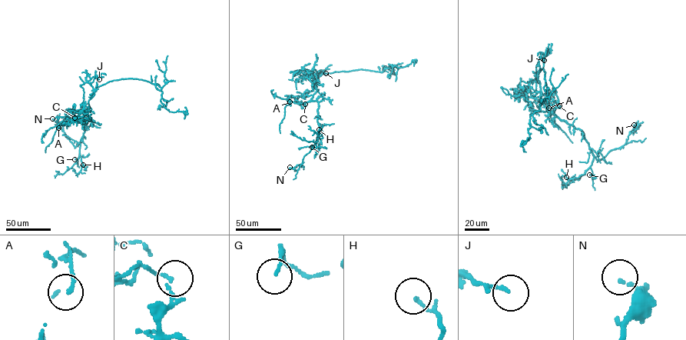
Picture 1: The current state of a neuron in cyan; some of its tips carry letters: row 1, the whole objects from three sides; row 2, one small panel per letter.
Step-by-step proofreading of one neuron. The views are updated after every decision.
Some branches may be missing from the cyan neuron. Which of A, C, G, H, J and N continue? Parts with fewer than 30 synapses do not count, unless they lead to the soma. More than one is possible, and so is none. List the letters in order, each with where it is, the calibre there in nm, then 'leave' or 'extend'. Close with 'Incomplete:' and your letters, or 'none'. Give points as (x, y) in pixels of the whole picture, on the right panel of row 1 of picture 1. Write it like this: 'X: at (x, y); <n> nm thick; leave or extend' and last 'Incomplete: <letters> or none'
A: at (548, 108); 130 nm thick; leave
C: at (559, 105); 80 nm thick; leave
G: at (589, 174); 100 nm thick; leave
H: at (566, 177); 80 nm thick; leave
J: at (544, 60); 130 nm thick; leave
N: at (634, 124); 120 nm thick; leave
Incomplete: none

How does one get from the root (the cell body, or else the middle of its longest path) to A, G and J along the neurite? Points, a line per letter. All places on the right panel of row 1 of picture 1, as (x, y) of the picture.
A: (540, 88), (540, 92), (545, 94), (553, 94), (555, 89), (558, 104), (555, 108), (548, 104), (548, 108)
G: (540, 88), (531, 93), (533, 98), (541, 100), (549, 114), (583, 133), (593, 155), (592, 177), (589, 174)
J: (540, 88), (538, 74), (543, 68), (544, 60)

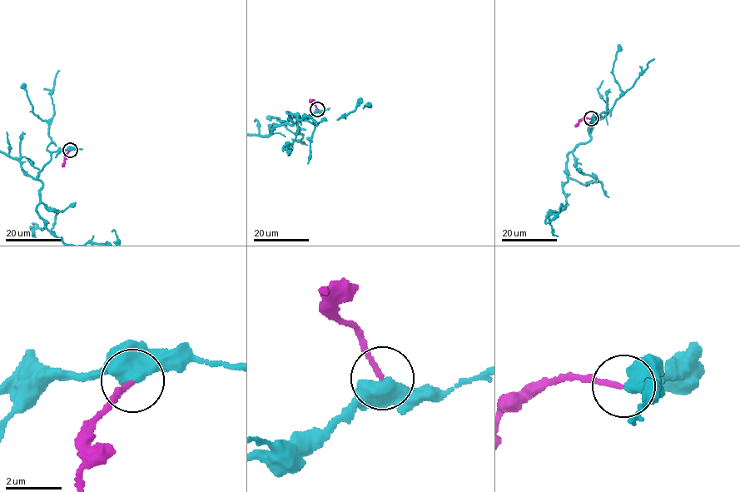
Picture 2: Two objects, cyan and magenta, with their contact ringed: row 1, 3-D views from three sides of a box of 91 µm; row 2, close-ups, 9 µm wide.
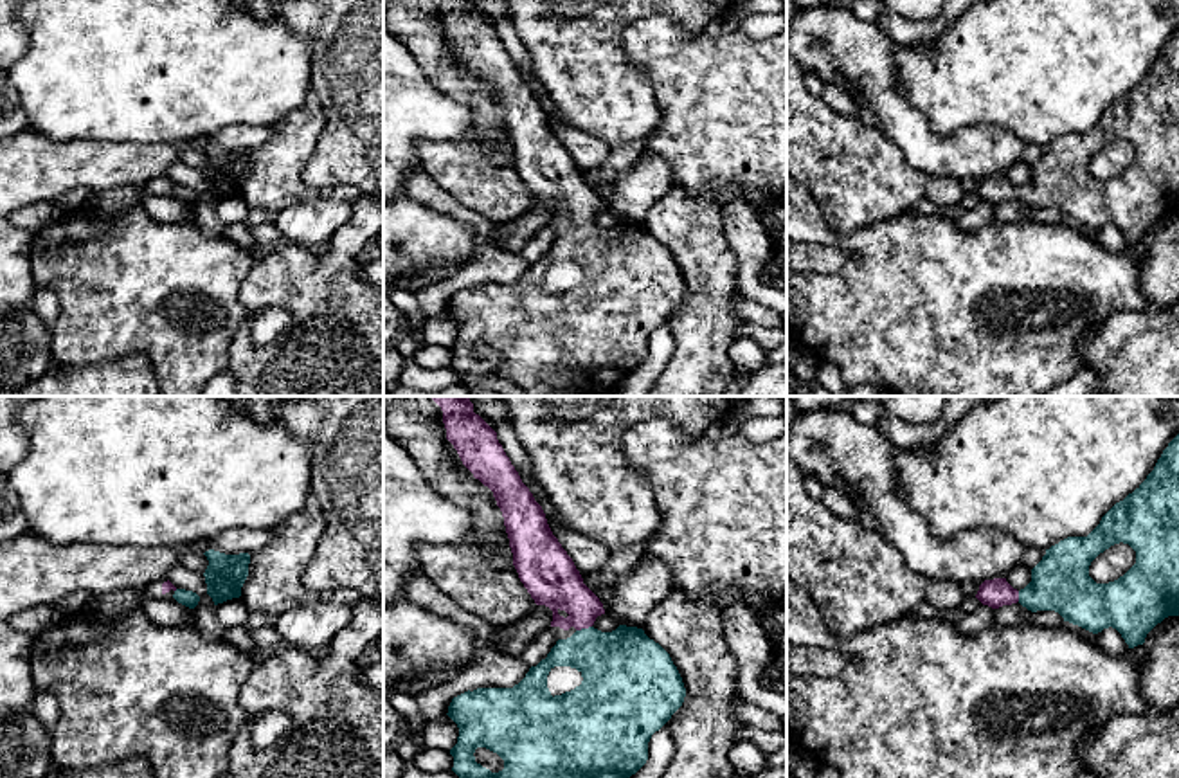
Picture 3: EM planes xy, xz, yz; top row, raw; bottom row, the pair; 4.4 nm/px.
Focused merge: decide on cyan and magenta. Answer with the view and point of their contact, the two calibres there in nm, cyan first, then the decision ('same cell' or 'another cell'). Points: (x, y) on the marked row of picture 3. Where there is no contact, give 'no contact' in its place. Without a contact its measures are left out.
xz (584, 629) | 360/220 nm | same cell

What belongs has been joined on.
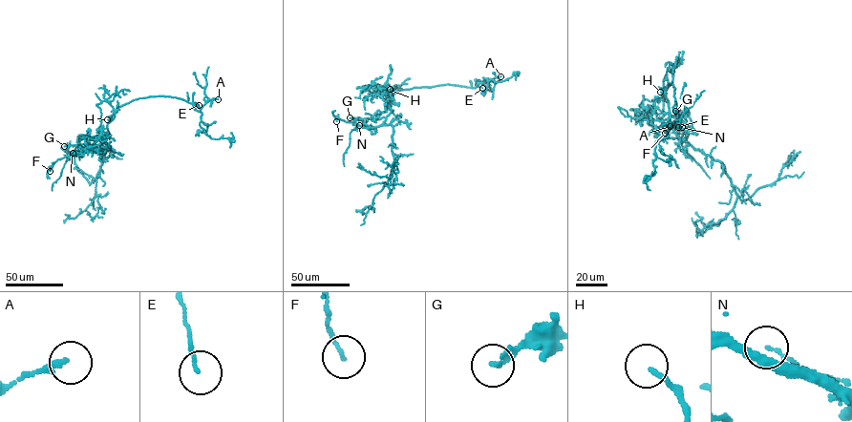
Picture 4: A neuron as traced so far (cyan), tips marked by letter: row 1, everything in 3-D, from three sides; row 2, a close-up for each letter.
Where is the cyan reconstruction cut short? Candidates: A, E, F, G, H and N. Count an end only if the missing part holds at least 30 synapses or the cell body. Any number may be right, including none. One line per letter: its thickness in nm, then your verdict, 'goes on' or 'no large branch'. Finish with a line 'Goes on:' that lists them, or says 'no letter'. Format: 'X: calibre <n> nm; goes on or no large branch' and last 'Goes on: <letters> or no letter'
A: calibre 190 nm; no large branch
E: calibre 120 nm; no large branch
F: calibre 120 nm; no large branch
G: calibre 200 nm; no large branch
H: calibre 140 nm; goes on
N: calibre 100 nm; no large branch
Goes on: H

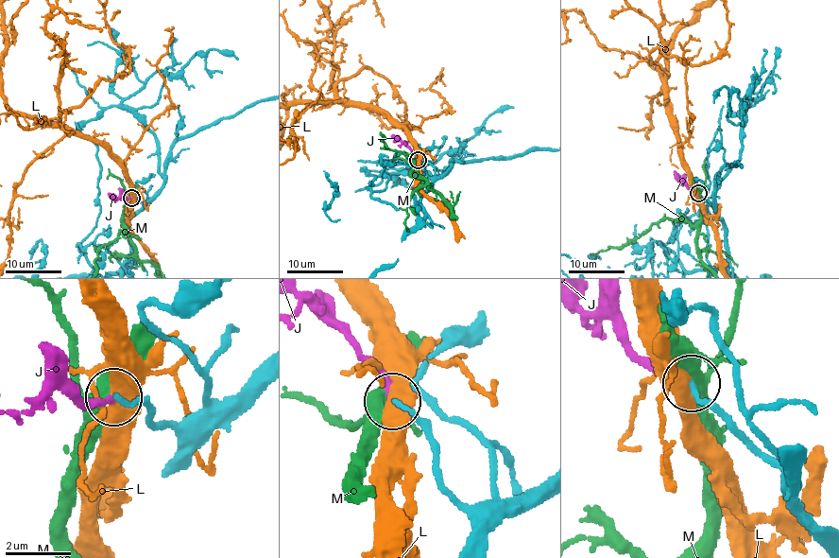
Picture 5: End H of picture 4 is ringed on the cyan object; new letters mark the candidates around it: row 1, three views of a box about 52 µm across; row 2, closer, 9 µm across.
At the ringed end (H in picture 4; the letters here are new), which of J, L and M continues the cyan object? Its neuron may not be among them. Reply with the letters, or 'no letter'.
J

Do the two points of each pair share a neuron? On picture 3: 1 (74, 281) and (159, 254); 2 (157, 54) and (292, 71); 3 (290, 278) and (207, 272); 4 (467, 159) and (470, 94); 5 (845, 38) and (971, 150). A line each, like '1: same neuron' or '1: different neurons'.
1: same neuron
2: same neuron
3: different neurons
4: same neuron
5: same neuron

